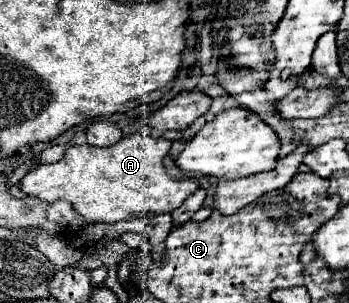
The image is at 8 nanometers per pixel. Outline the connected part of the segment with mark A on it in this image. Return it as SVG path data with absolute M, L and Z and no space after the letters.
M137 132L121 138L115 146L69 146L67 158L55 164L43 164L21 180L21 190L45 202L67 200L87 222L119 222L165 214L183 204L199 182L175 180L167 174L165 156L171 150L171 140L155 138L147 132Z

